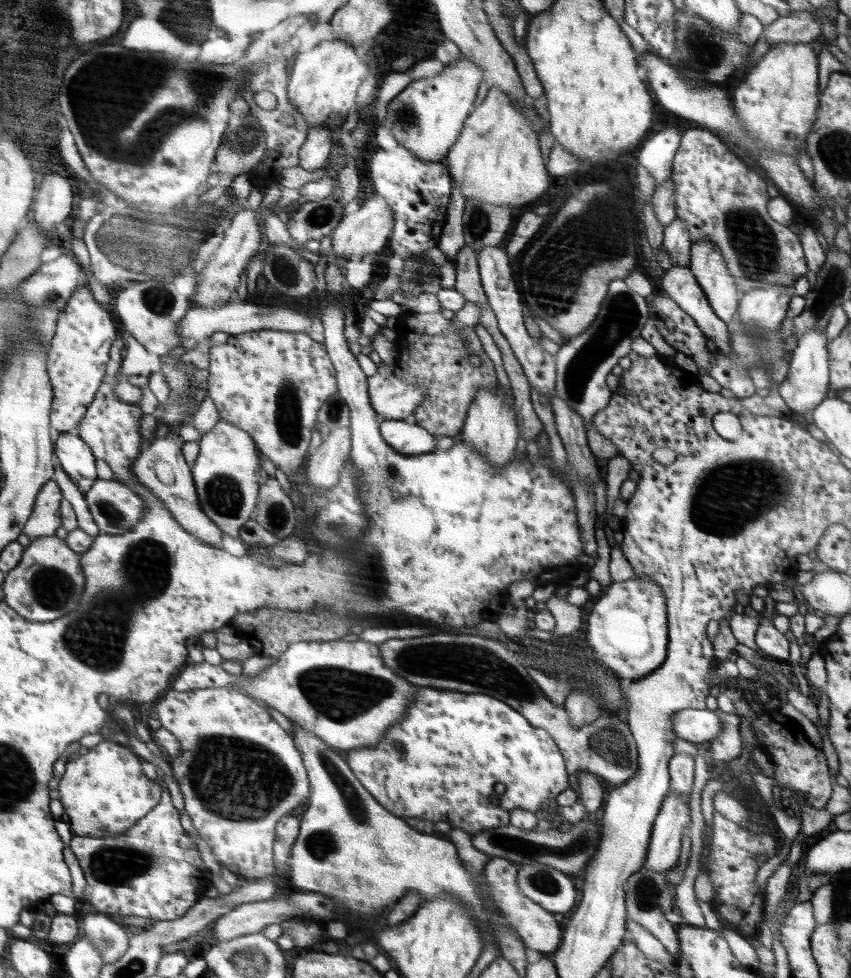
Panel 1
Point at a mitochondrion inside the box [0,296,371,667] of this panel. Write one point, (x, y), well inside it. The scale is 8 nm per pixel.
(49, 586)

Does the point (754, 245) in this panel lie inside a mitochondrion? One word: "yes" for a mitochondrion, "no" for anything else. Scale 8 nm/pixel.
yes

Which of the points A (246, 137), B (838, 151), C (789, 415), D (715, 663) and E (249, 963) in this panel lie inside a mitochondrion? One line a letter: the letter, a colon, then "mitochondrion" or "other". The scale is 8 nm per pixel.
A: mitochondrion
B: mitochondrion
C: other
D: other
E: mitochondrion

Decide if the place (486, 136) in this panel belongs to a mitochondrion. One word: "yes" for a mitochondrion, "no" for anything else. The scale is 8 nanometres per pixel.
yes

